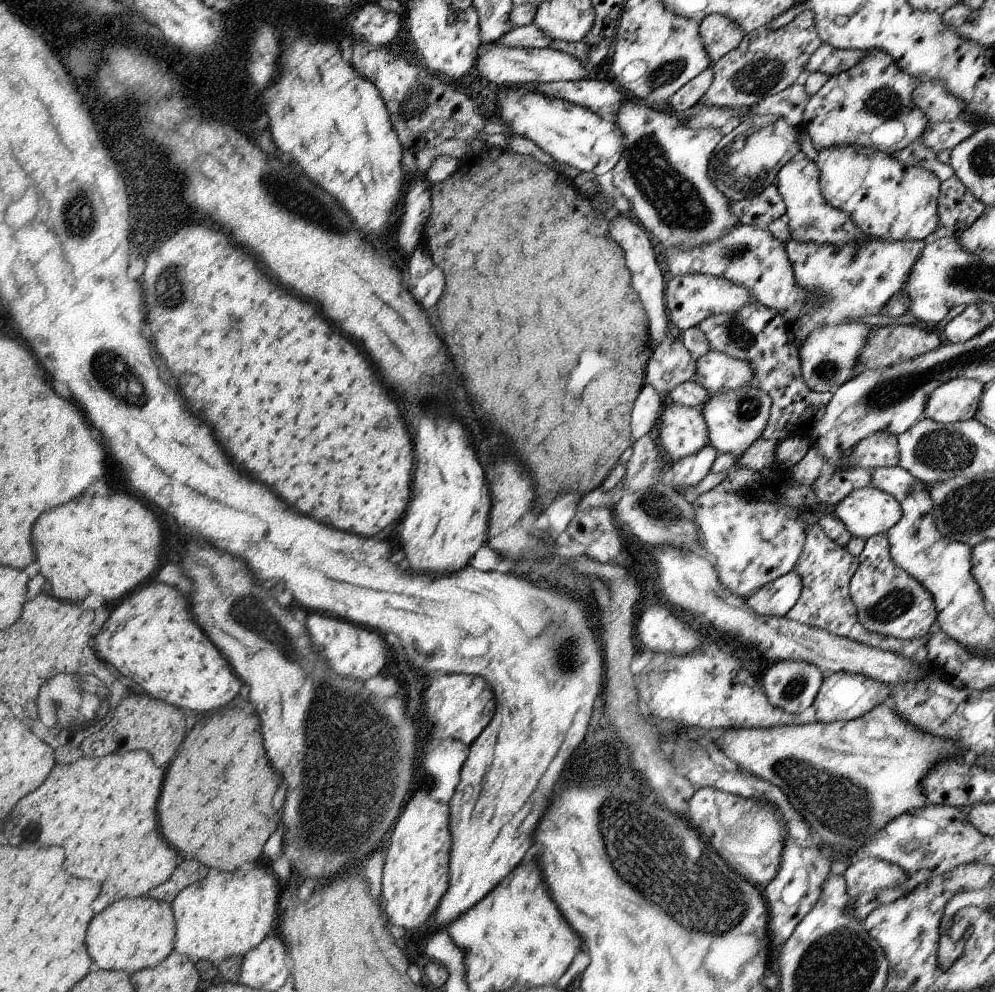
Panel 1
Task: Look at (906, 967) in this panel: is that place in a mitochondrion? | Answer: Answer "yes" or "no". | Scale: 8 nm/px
no

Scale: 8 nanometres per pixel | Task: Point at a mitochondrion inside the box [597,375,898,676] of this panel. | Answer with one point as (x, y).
(654, 504)

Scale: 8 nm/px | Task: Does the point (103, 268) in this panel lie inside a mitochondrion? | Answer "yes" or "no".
no

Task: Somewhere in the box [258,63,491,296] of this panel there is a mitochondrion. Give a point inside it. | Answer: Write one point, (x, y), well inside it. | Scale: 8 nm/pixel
(417, 91)

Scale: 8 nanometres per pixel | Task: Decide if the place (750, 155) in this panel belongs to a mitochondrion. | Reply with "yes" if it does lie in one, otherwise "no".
yes

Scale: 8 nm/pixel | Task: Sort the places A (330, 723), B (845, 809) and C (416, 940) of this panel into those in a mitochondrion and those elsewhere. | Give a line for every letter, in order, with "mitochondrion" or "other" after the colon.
A: mitochondrion
B: mitochondrion
C: other

